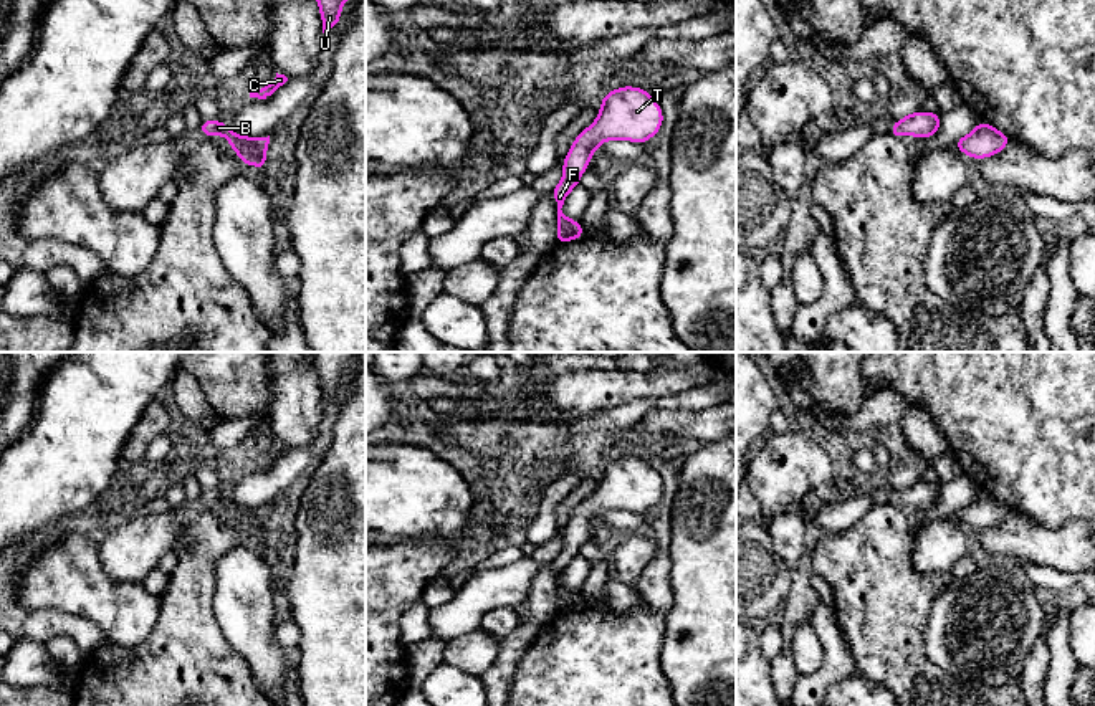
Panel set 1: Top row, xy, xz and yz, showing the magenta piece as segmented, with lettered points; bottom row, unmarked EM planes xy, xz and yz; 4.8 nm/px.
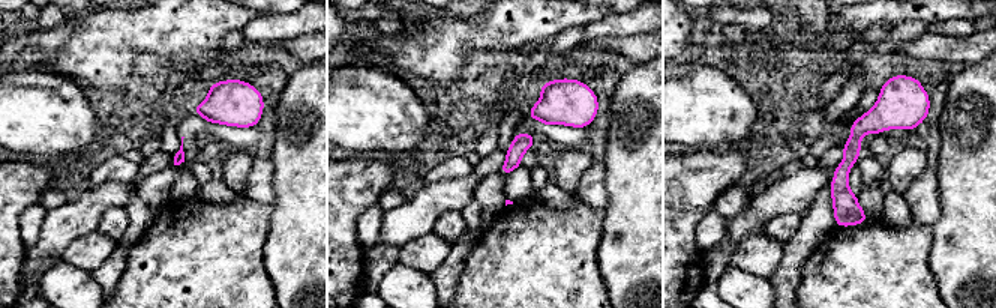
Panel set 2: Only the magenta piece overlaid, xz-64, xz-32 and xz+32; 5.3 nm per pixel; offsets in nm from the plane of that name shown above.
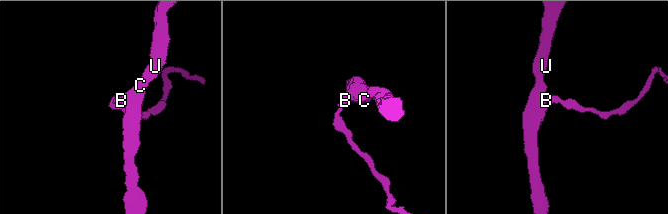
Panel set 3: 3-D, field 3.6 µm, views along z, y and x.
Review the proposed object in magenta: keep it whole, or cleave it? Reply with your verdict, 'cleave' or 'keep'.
keep

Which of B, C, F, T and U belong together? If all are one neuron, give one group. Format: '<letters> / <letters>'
B C F T U

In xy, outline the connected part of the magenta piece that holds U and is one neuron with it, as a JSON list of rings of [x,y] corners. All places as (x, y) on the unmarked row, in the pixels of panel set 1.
[[[314,352],[313,365],[319,377],[326,407],[339,394],[344,372],[357,365],[357,352]]]

